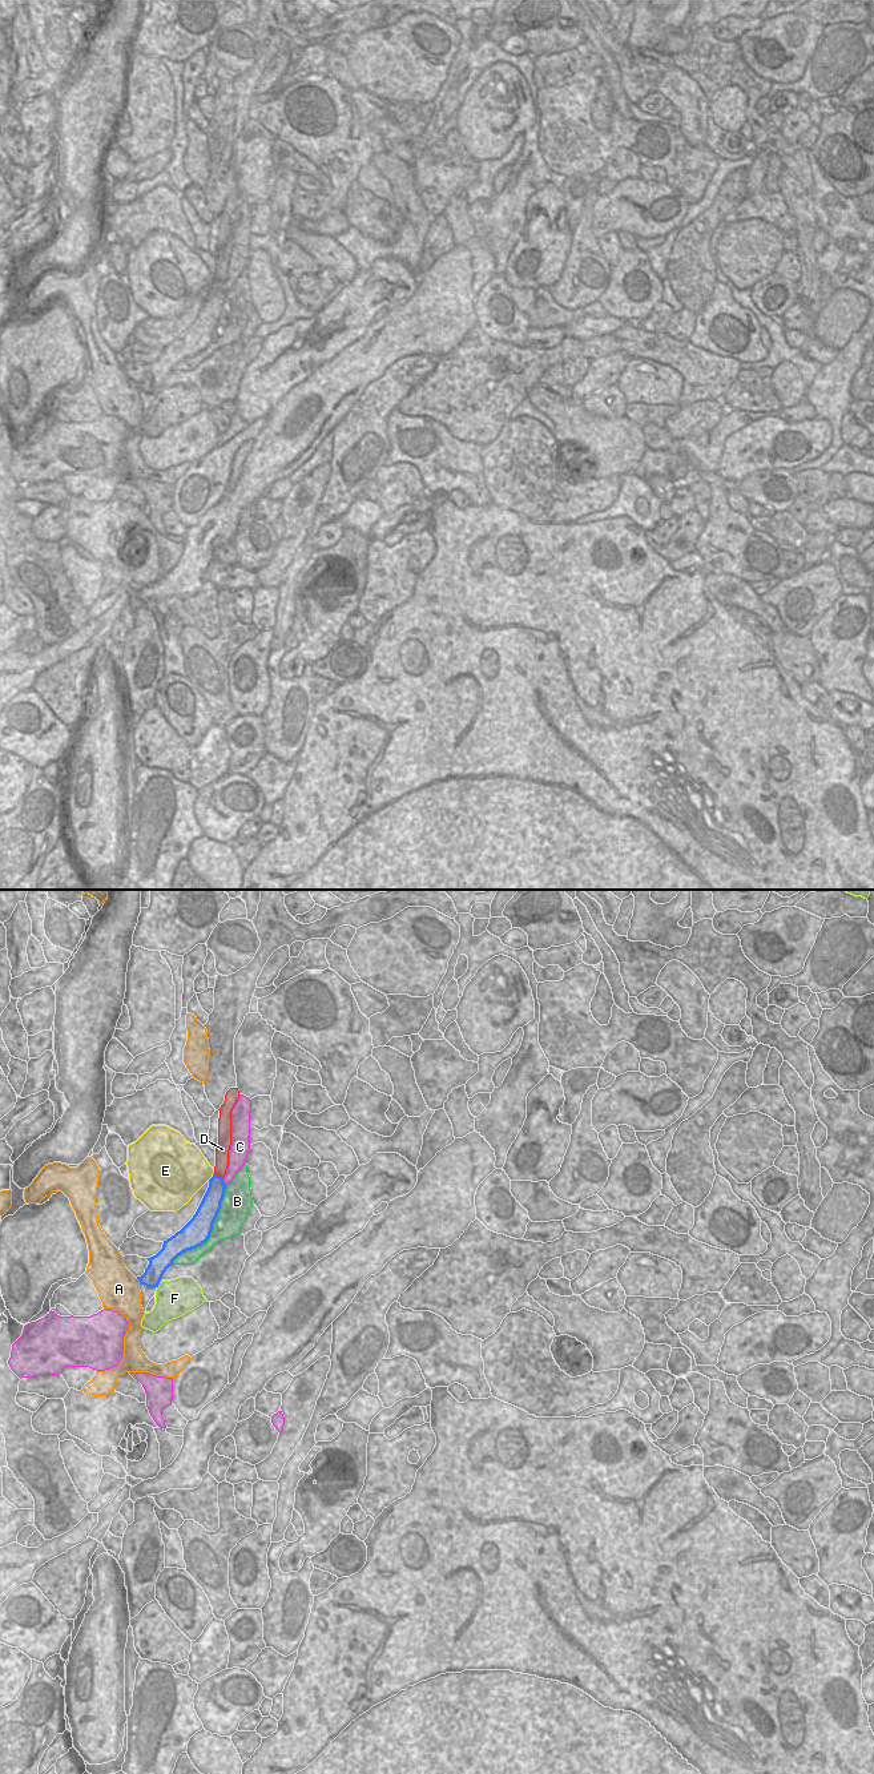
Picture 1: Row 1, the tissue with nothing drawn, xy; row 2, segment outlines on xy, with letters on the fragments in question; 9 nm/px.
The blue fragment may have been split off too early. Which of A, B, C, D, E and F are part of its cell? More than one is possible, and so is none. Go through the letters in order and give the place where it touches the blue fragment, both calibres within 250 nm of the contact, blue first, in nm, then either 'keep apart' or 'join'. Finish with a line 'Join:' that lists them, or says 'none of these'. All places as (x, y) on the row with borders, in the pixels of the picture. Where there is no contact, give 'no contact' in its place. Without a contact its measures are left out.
A: meets blue in xy at (139, 1279); 170 nm thick on the blue side, 380 nm on the other; keep apart
B: meets blue in xy at (212, 1229); 240 nm thick on the blue side, 260 nm on the other; keep apart
C: meets blue in xy at (222, 1182); 180 nm thick on the blue side, 150 nm on the other; keep apart
D: meets blue in xy at (218, 1176); 170 nm thick on the blue side, 120 nm on the other; join
E: meets blue in xy at (212, 1177); 180 nm thick on the blue side, 420 nm on the other; keep apart
F: meets blue in xy at (158, 1283); 170 nm thick on the blue side, 340 nm on the other; keep apart
Join: D

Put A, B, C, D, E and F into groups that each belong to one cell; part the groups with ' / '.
A / B / C / D / E / F

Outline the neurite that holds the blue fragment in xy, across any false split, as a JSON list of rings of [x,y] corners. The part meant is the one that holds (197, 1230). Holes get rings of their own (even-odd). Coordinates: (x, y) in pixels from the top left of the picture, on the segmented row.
[[[230,1088],[225,1094],[218,1118],[218,1145],[216,1148],[216,1166],[209,1188],[193,1218],[174,1235],[164,1241],[162,1249],[149,1261],[145,1273],[137,1277],[140,1285],[158,1287],[166,1269],[182,1253],[205,1243],[213,1230],[213,1223],[221,1209],[226,1185],[223,1177],[229,1166],[229,1150],[231,1145],[231,1110],[239,1097],[238,1088]]]

